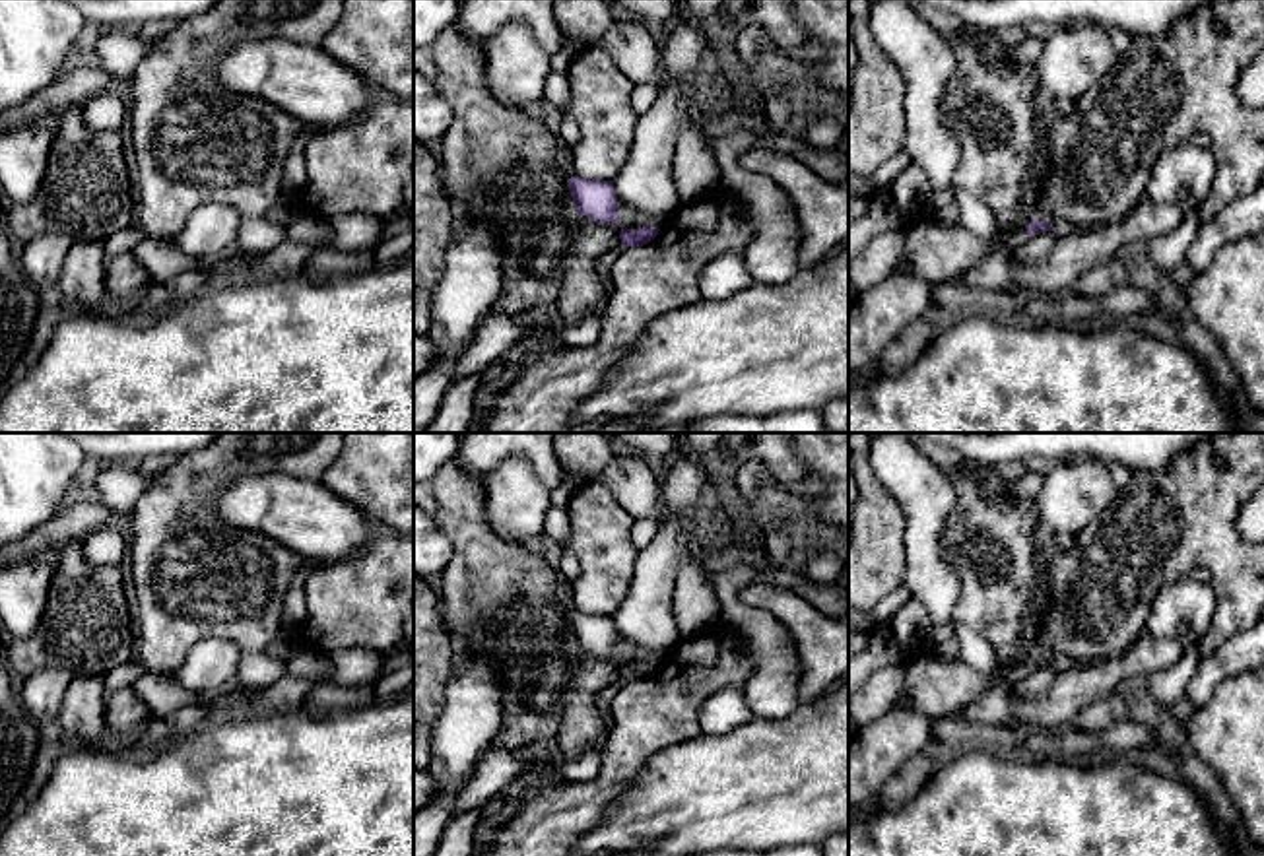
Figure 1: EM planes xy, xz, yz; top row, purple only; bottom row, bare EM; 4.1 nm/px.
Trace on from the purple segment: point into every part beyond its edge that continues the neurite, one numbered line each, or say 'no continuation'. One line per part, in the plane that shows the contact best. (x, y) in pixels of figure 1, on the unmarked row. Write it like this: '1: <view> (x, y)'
1: xz (562, 596)

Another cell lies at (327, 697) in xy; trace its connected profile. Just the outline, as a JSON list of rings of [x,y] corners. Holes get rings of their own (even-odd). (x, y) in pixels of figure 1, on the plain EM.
[[[324,681],[307,697],[305,708],[313,712],[355,710],[375,703],[373,685],[338,685]]]

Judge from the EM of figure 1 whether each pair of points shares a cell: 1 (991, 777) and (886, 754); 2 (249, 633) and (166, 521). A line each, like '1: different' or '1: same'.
1: different
2: same

